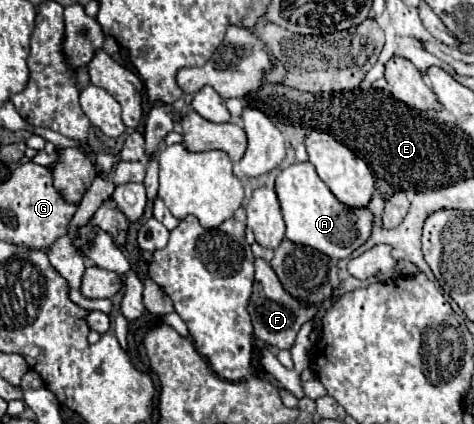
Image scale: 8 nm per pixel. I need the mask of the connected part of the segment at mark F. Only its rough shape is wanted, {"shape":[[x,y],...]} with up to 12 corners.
{"shape":[[256,258],[248,304],[258,340],[290,350],[318,304],[290,296]]}

